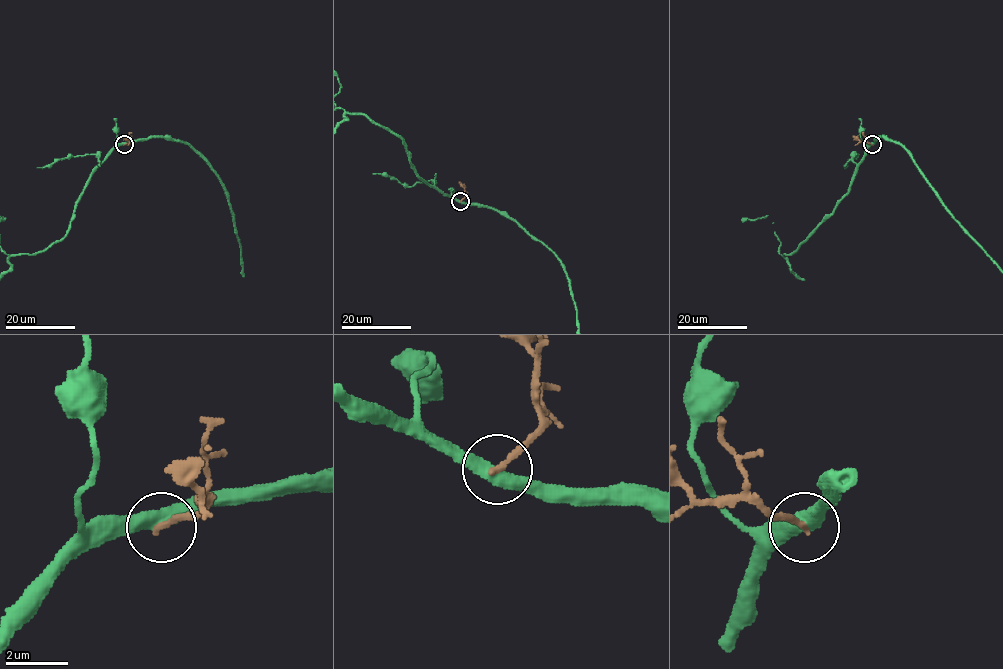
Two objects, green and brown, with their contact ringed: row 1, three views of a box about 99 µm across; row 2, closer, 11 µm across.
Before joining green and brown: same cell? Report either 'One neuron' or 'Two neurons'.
Two neurons

